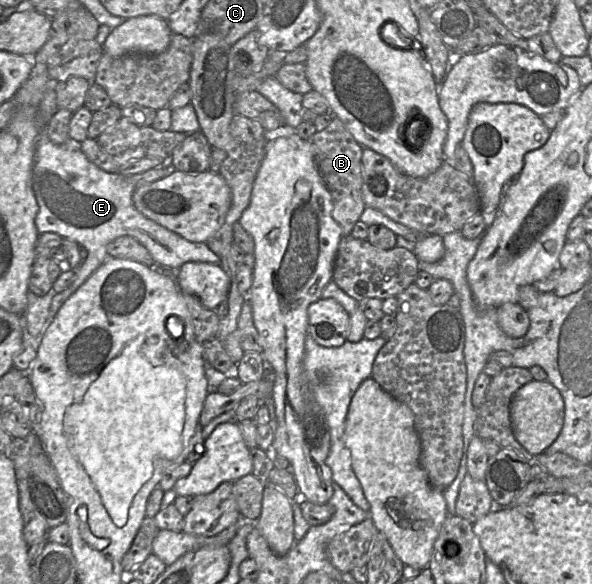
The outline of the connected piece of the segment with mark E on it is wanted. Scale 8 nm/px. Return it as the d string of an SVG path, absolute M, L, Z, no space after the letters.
M41 133L35 149L32 189L39 206L35 218L39 234L57 233L88 251L87 259L74 270L77 277L73 283L53 296L44 330L69 297L108 259L108 244L121 236L129 235L137 239L149 251L155 263L163 268L178 270L187 262L220 264L220 257L205 242L188 241L140 213L132 200L136 186L128 181L127 176L109 173L96 166L81 151L79 144L67 141L58 145Z

